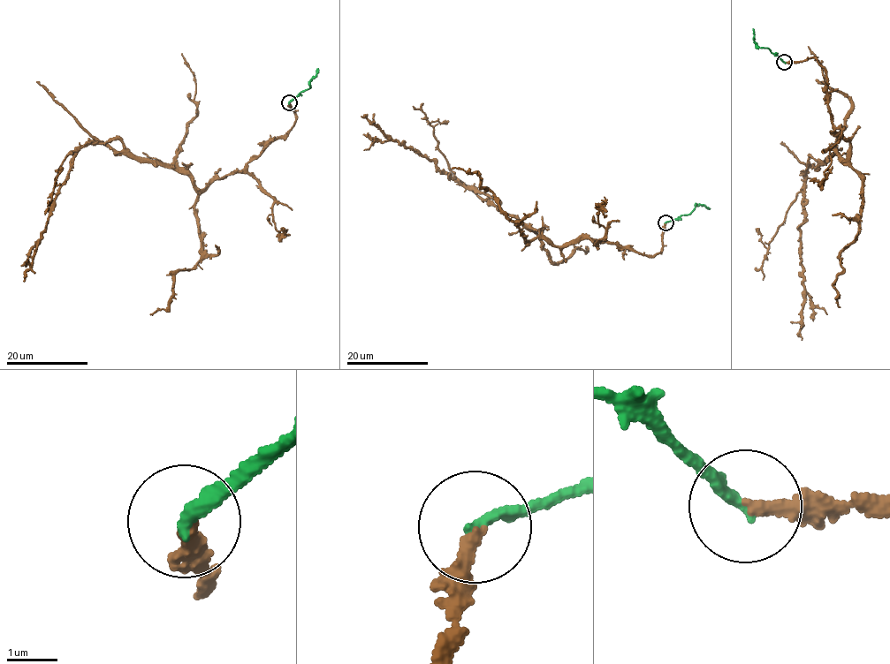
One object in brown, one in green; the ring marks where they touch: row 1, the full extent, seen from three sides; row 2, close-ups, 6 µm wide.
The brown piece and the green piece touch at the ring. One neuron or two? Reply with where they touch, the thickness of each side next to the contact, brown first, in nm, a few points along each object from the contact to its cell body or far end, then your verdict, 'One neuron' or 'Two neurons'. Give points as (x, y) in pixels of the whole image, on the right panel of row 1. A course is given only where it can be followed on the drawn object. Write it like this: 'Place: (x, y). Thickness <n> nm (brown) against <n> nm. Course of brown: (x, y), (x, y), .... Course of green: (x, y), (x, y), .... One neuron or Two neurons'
Place: (784, 62). Thickness 240 nm (brown) against 280 nm. Course of brown: (785, 62), (813, 56), (824, 69), (834, 130), (851, 147), (845, 160), (838, 153), (807, 170), (801, 339). Course of green: (784, 62), (768, 49), (760, 48), (754, 41), (753, 29). One neuron

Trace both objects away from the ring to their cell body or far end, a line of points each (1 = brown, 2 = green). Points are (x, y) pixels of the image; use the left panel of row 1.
1: (289, 102), (295, 119), (285, 134), (240, 171), (199, 189), (186, 174), (97, 141), (79, 149), (24, 281)
2: (289, 102), (310, 87), (318, 68)

